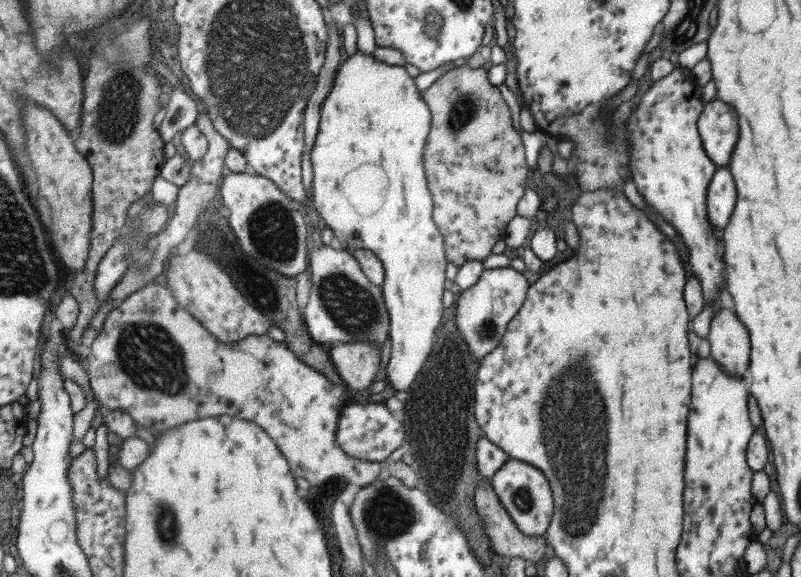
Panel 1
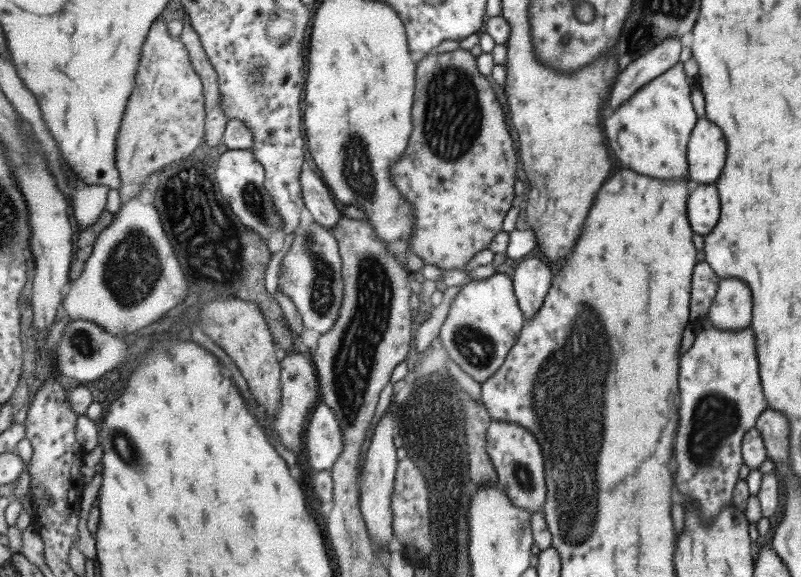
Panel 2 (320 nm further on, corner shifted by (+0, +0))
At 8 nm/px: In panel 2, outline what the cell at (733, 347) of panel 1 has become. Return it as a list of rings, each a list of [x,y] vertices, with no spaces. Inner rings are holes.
[[[722,278],[718,281],[708,318],[715,328],[738,331],[749,327],[752,315],[750,288],[739,279]]]

